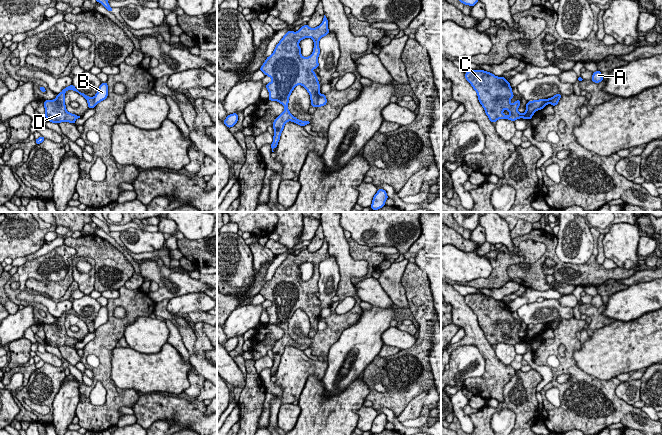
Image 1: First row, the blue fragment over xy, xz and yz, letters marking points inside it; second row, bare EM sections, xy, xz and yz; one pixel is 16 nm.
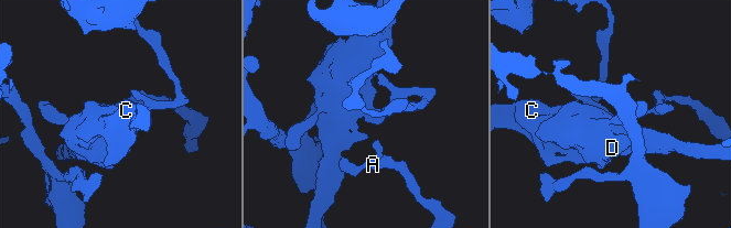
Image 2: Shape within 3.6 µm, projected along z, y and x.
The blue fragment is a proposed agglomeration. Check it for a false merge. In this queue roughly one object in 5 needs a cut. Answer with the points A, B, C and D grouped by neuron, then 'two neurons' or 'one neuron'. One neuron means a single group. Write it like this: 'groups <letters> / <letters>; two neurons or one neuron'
groups A B / C D; two neurons

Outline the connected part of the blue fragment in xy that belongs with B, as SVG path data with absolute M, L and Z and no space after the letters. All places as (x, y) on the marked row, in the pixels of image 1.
M107 82L101 83L97 93L95 94L94 98L94 104L97 105L101 101L105 100L108 96L108 85Z

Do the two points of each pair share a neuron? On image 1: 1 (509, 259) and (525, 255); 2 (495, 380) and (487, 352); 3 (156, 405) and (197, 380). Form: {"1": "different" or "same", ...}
{"1": "same", "2": "same", "3": "different"}

